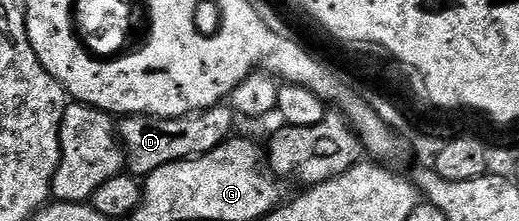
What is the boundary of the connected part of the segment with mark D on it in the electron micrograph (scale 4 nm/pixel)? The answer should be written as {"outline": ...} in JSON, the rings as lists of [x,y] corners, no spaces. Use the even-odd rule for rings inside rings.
{"outline":[[[229,104],[214,105],[187,117],[144,117],[126,115],[117,122],[118,139],[126,155],[129,172],[139,179],[173,161],[188,161],[211,153],[218,145],[230,140],[235,132],[236,114]]]}

